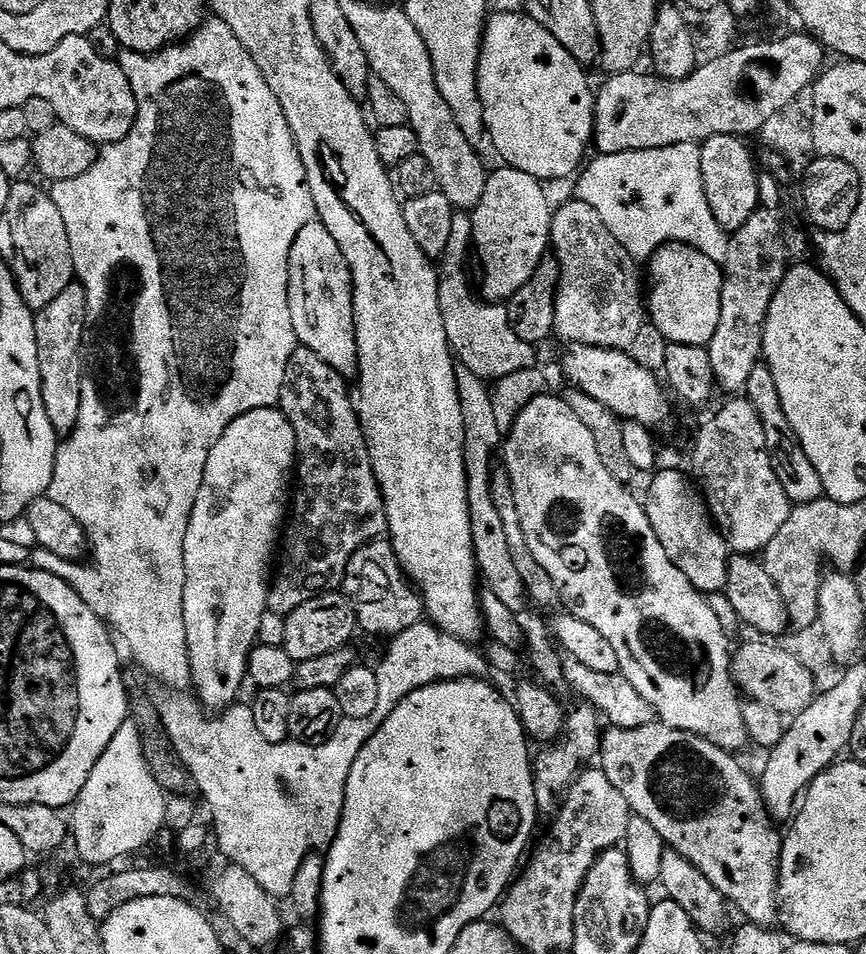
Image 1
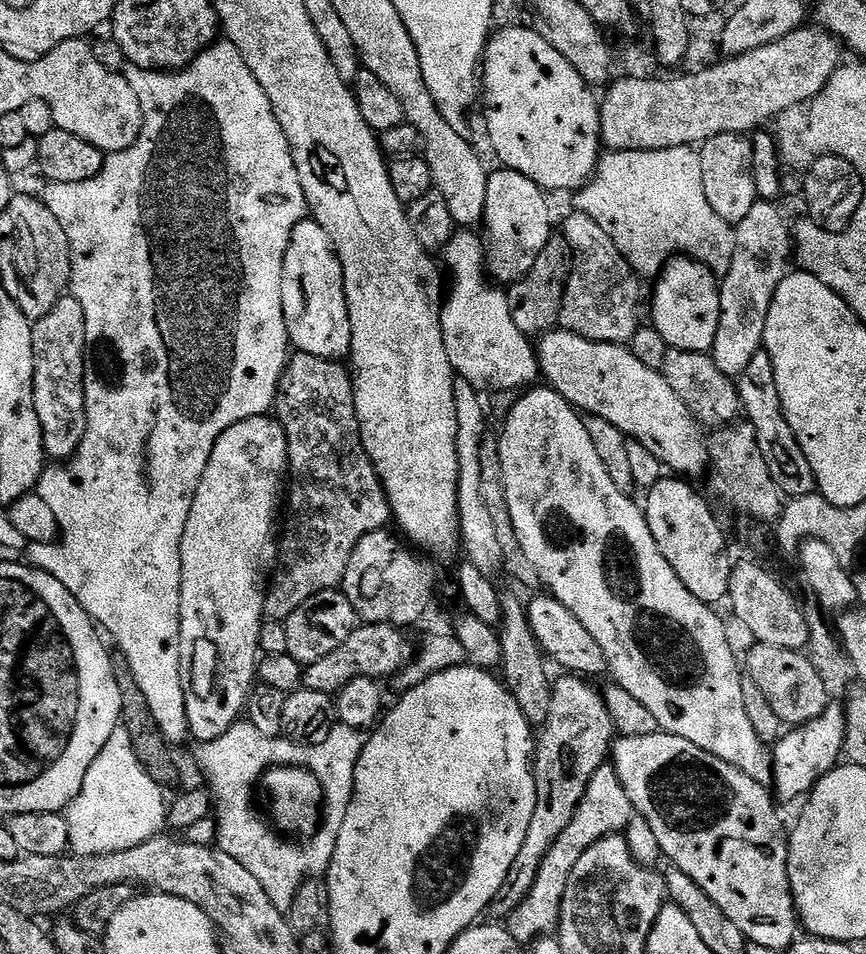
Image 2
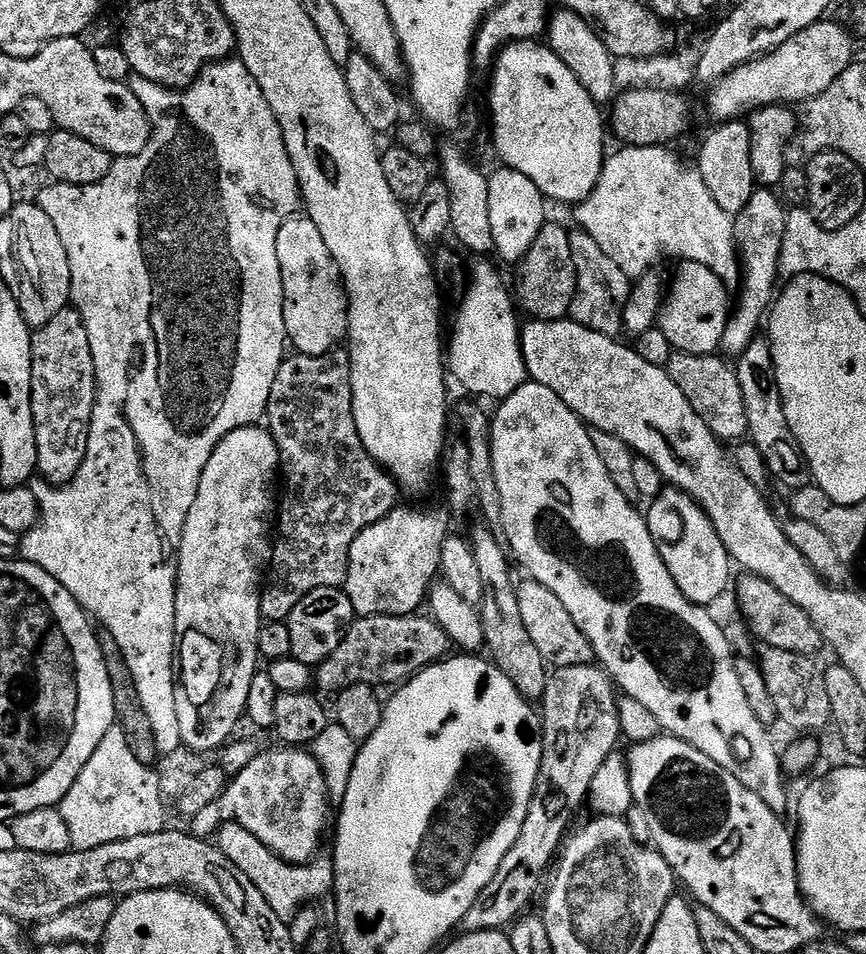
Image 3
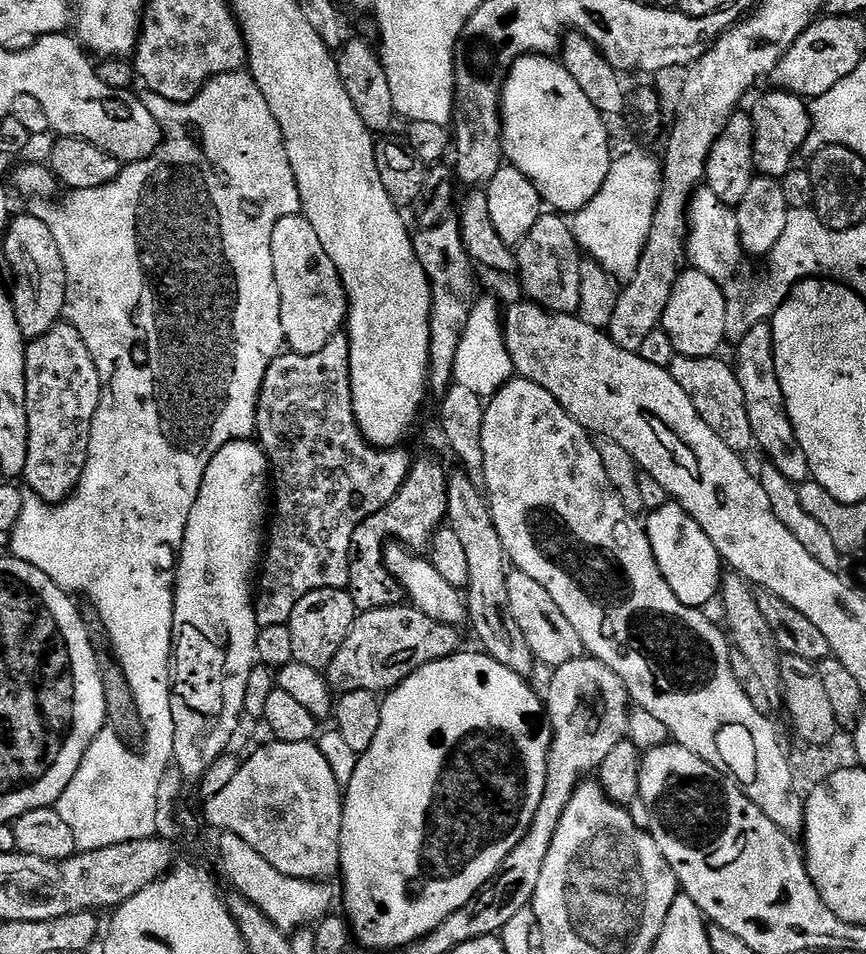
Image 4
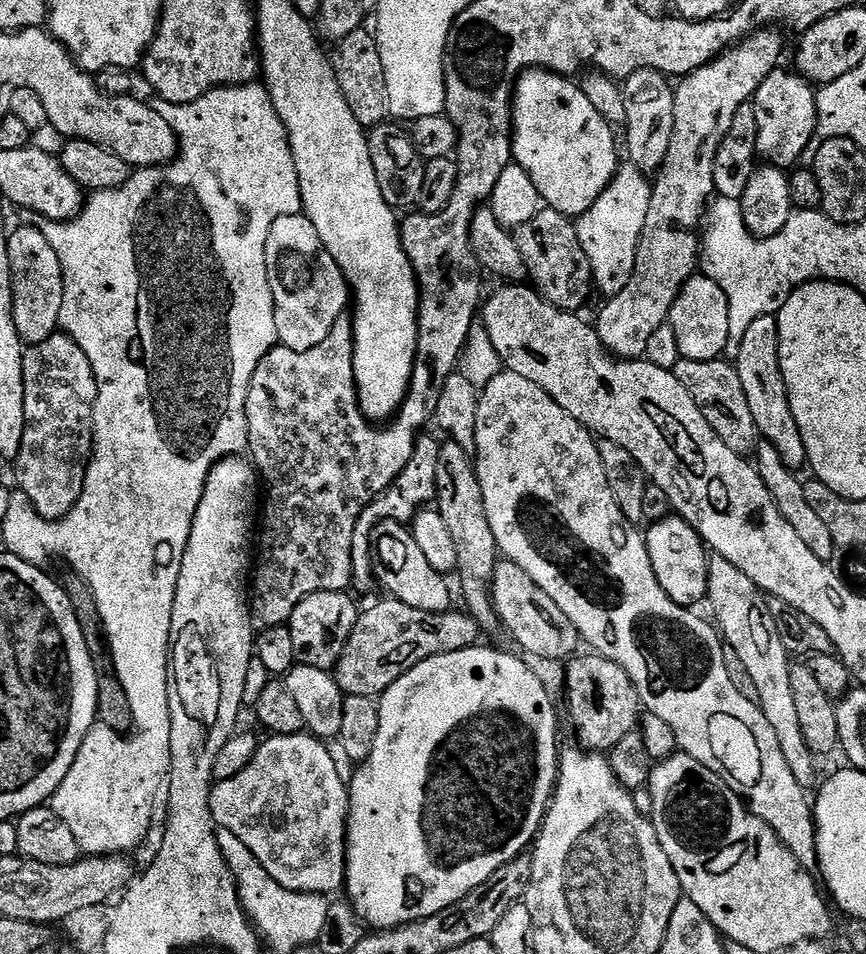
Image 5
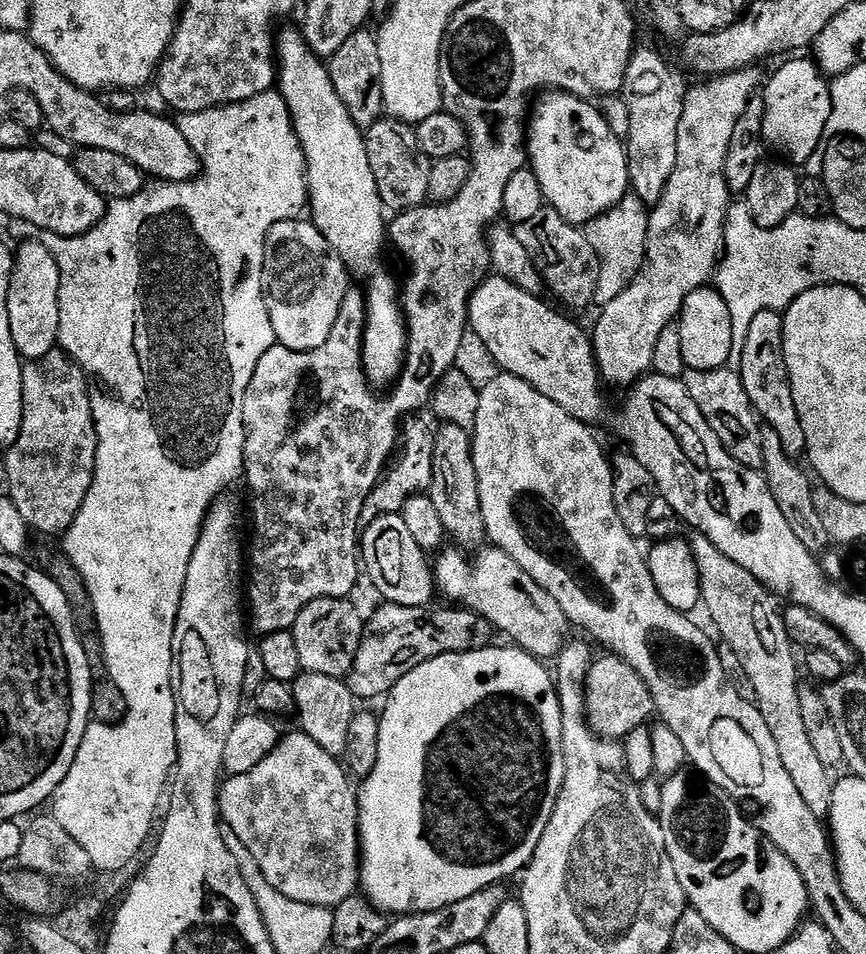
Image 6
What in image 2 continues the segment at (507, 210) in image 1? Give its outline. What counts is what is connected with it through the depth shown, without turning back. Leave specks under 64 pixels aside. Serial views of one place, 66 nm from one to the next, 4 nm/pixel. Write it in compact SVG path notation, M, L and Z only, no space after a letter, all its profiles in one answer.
M501 167L499 171L488 177L482 236L486 241L486 268L491 279L511 286L530 274L530 266L534 266L538 254L542 254L542 246L554 235L554 228L544 189L514 170Z

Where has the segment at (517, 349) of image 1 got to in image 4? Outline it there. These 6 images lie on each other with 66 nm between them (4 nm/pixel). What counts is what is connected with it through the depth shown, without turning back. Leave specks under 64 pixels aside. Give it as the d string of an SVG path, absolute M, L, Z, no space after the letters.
M484 295L477 299L458 346L454 370L453 381L473 391L483 400L491 398L502 385L513 379L515 368L505 346L503 311L496 299Z

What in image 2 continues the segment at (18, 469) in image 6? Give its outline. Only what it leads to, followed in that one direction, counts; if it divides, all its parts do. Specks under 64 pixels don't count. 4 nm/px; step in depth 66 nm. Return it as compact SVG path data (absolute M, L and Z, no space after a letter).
M66 294L42 319L32 325L34 346L34 410L42 422L44 455L52 462L67 462L76 455L88 425L88 407L84 390L86 369L84 349L86 318L82 302Z

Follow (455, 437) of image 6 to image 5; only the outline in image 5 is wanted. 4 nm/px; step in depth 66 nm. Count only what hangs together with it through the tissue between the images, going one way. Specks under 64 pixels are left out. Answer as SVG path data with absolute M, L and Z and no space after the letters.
M444 442L440 446L434 504L454 538L454 546L458 553L456 572L458 577L460 576L460 592L464 595L463 607L468 615L478 622L481 633L499 633L502 625L492 601L492 579L496 573L496 566L502 559L502 553L494 538L490 518L486 518L486 502L482 498L482 486L478 482L473 457L462 446L453 442Z

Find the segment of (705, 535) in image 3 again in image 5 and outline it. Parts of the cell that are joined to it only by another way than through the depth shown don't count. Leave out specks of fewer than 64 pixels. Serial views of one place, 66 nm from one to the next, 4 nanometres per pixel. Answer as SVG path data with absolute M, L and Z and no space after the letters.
M671 514L664 520L649 523L644 541L650 554L650 566L654 566L654 578L658 578L658 586L662 586L674 602L683 608L692 608L707 597L710 552L700 535L681 516Z

